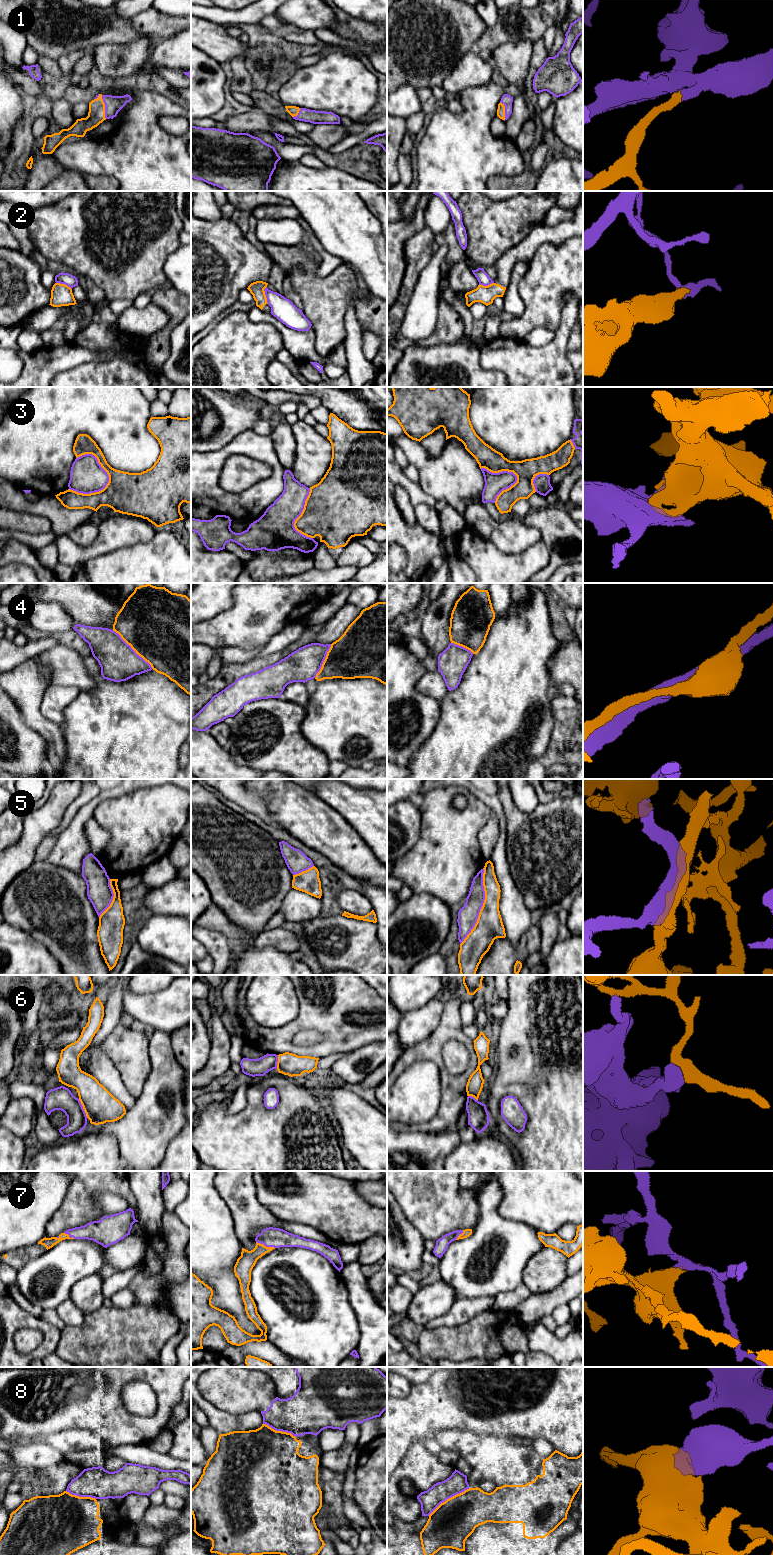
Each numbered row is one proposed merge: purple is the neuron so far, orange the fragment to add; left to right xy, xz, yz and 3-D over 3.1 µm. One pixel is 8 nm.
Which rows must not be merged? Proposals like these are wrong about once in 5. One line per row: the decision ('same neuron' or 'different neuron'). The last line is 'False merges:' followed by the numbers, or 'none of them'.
1: same neuron
2: different neuron
3: different neuron
4: same neuron
5: same neuron
6: different neuron
7: same neuron
8: same neuron
False merges: 2, 3, 6

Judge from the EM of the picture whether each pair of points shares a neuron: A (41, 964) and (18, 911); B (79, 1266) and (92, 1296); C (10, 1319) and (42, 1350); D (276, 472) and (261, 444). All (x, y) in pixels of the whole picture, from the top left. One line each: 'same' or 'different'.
A: different
B: different
C: same
D: same

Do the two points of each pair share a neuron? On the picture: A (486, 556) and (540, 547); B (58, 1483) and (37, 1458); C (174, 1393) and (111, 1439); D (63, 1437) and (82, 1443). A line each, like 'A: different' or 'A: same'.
A: same
B: different
C: same
D: same

